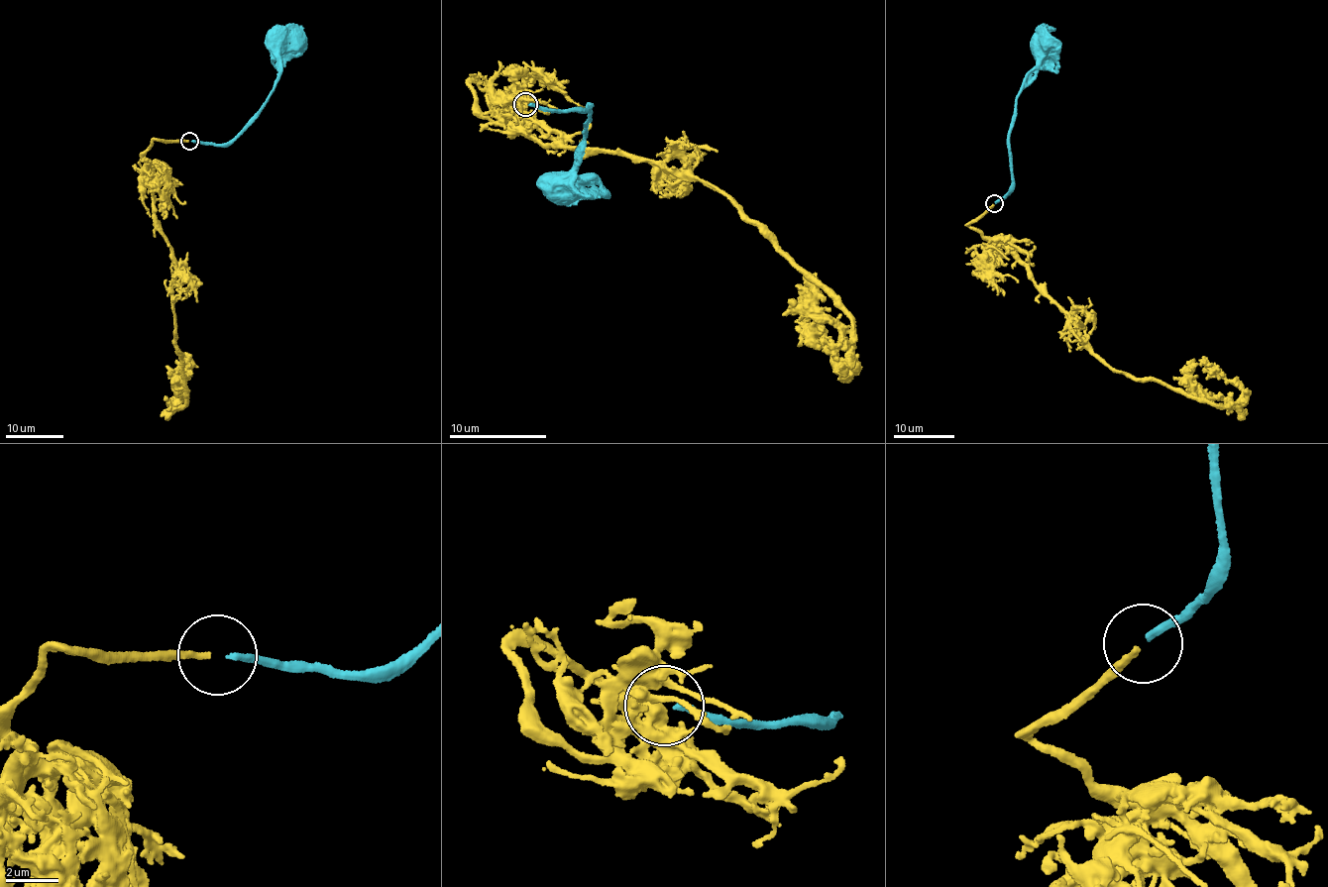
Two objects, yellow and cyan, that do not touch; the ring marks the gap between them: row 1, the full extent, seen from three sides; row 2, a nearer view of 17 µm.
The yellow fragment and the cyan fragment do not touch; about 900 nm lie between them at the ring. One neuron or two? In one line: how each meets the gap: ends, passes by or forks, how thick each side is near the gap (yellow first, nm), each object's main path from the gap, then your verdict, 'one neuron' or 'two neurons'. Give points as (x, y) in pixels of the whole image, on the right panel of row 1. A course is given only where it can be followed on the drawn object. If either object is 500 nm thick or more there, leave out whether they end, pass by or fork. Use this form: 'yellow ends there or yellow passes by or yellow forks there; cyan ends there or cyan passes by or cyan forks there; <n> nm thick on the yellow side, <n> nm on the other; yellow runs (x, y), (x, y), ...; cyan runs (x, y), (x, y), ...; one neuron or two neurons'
yellow ends there; cyan ends there; 240 nm thick on the yellow side, 240 nm on the other; yellow runs (994, 204), (969, 227), (1027, 267), (1090, 353), (1136, 379), (1240, 397), (1199, 359); cyan runs (996, 202), (1013, 189), (1007, 140), (1017, 96), (1025, 85), (1027, 72), (1037, 64), (1035, 49), (1042, 48); one neuron

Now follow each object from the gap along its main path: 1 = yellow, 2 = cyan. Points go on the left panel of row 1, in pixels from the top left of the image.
1: (187, 140), (157, 139), (144, 152), (175, 268), (179, 404), (186, 355)
2: (191, 141), (224, 145), (239, 134), (260, 109), (277, 77), (279, 59), (278, 40)

